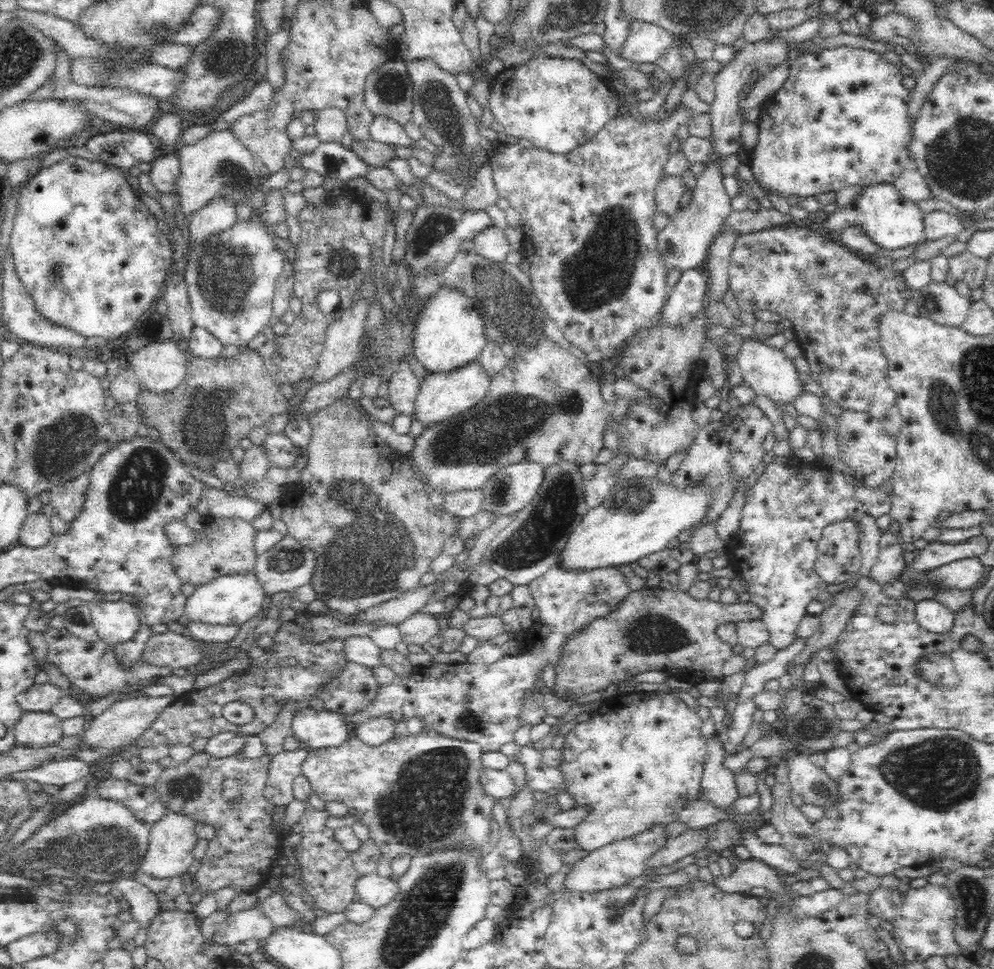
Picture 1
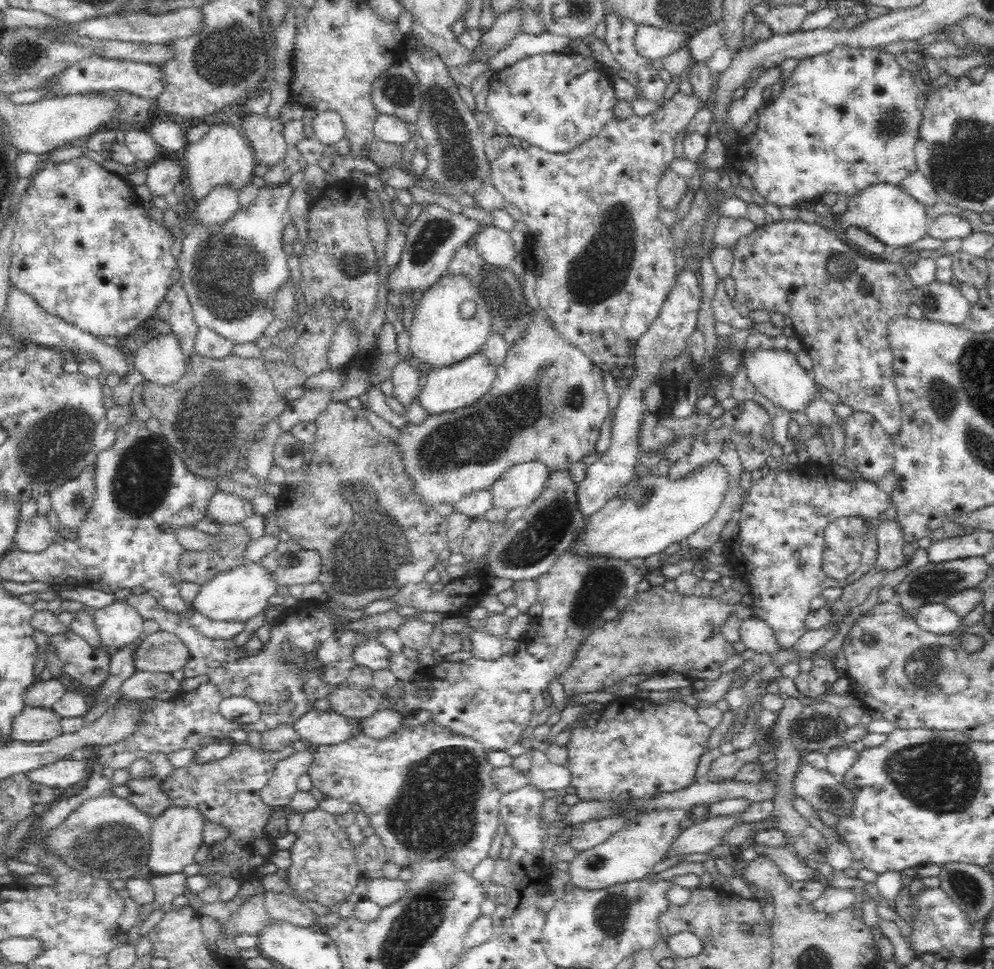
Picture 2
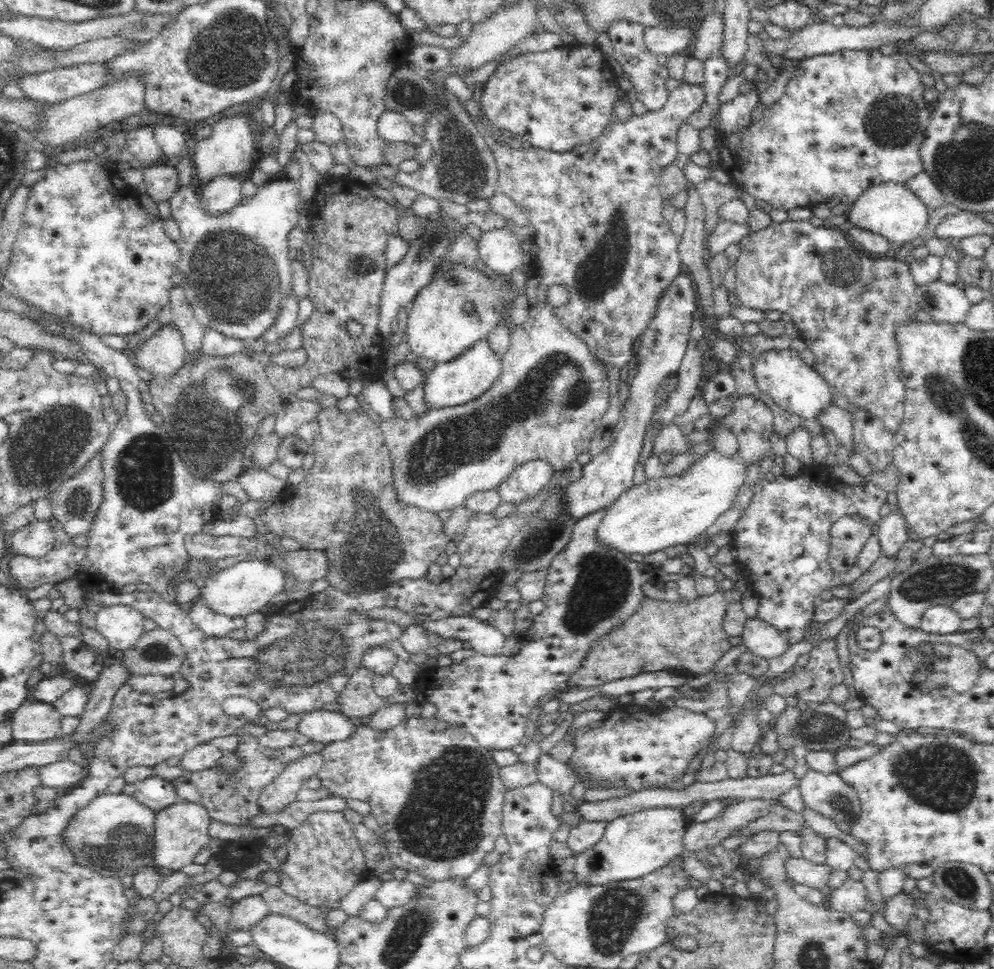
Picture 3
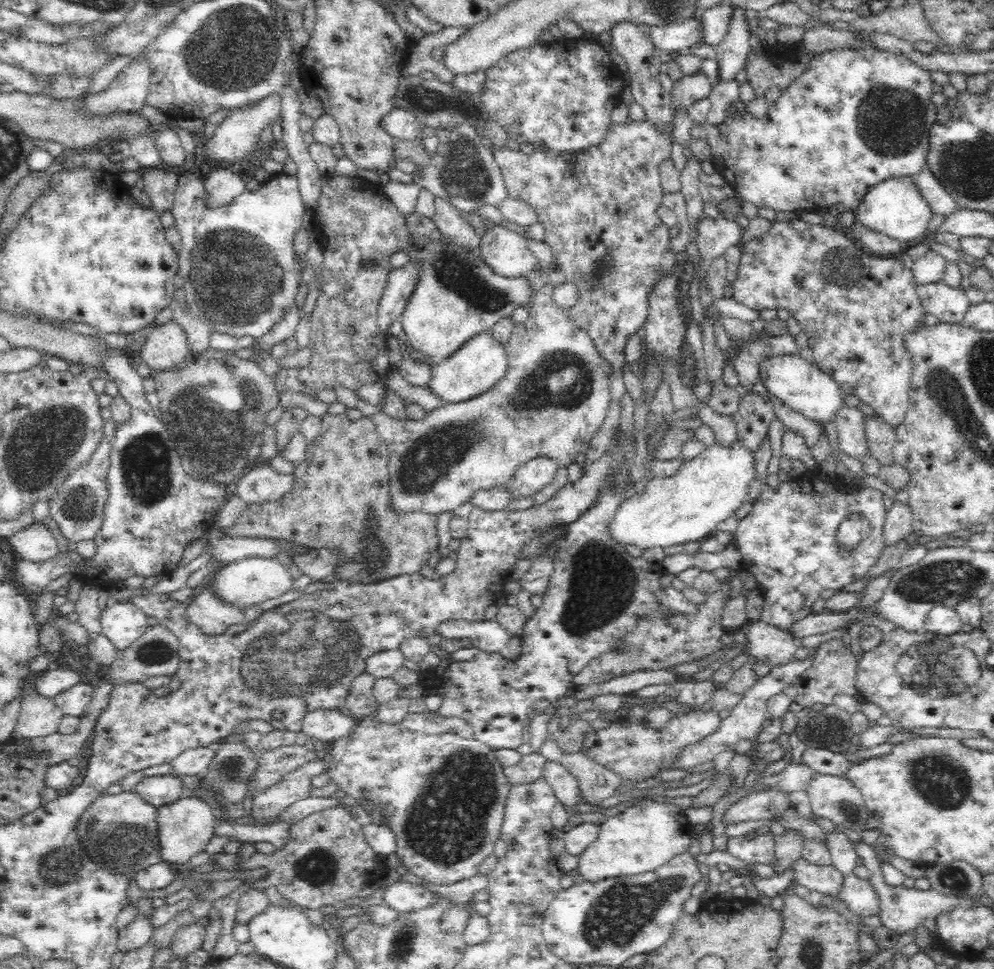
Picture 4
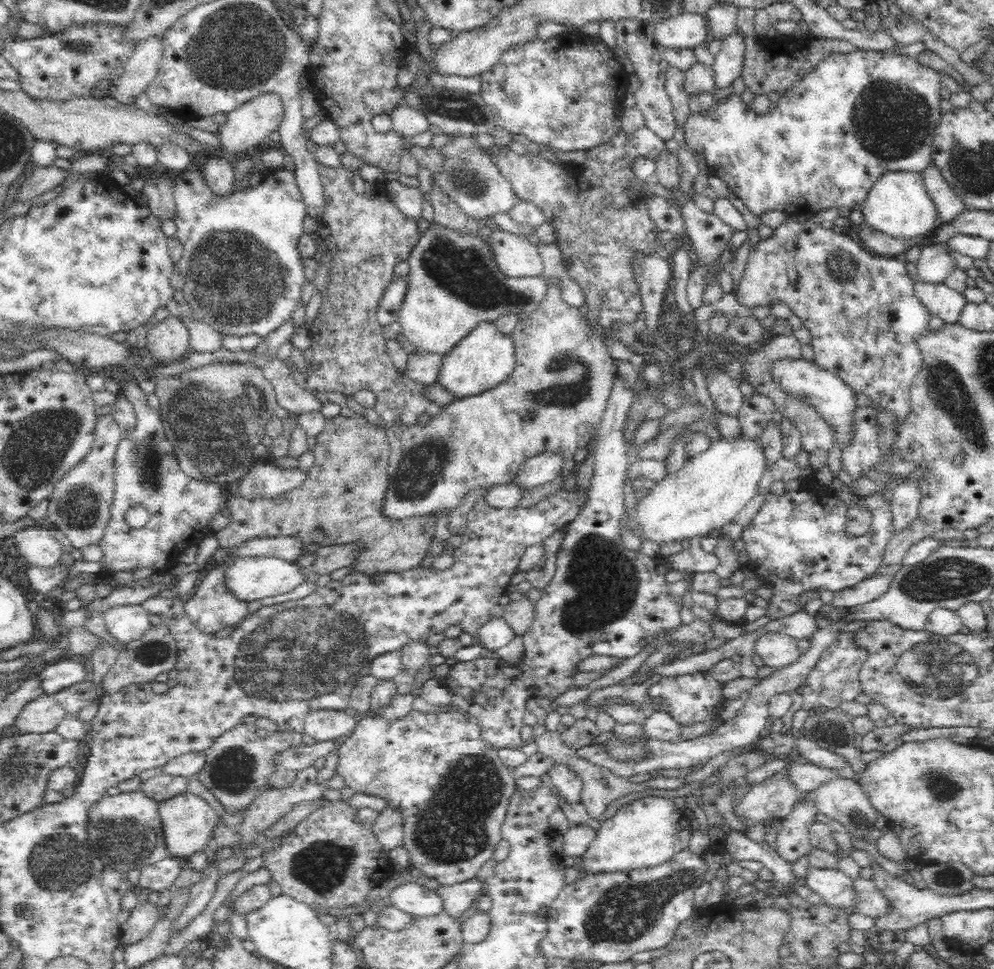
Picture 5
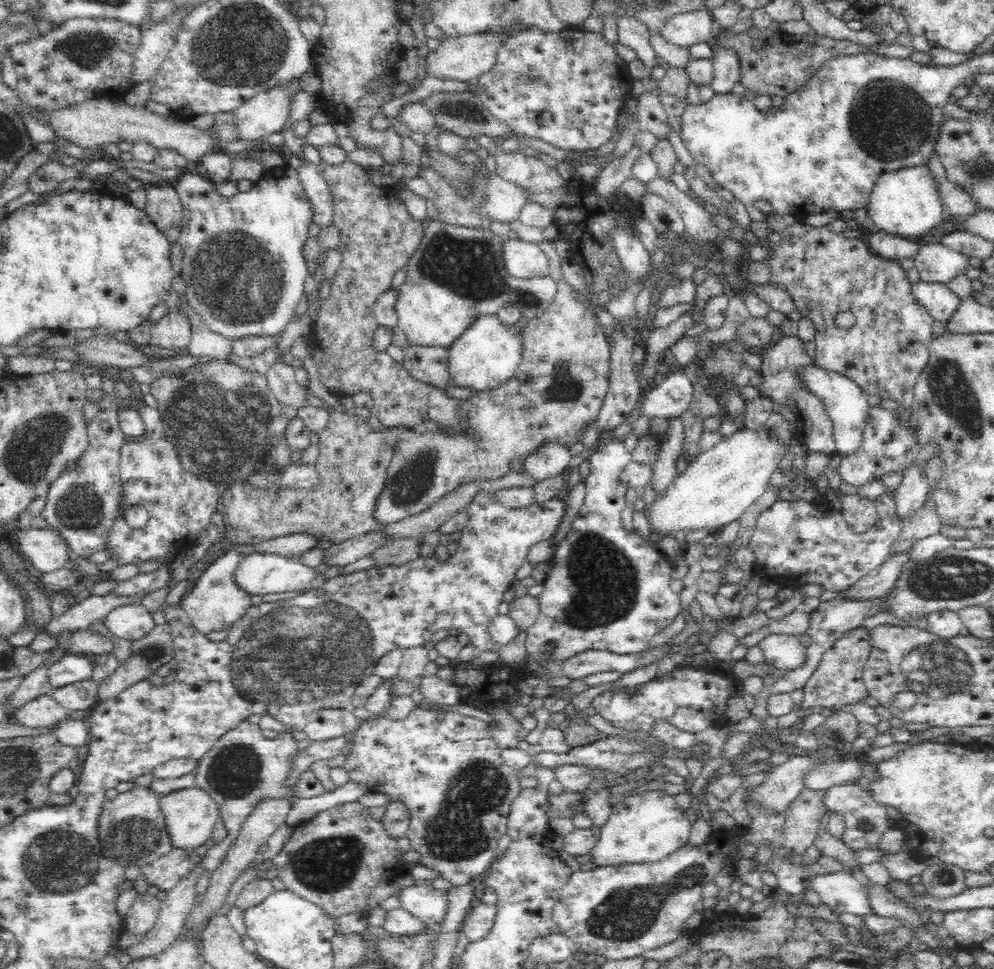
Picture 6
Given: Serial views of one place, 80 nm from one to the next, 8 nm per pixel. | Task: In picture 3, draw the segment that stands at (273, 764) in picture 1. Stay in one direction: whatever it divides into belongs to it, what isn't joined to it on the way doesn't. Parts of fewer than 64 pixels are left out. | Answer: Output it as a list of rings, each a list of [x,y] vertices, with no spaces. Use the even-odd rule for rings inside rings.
[[[305,753],[290,762],[267,784],[260,793],[258,804],[264,813],[280,812],[296,800],[298,791],[318,772],[322,764],[321,753]]]

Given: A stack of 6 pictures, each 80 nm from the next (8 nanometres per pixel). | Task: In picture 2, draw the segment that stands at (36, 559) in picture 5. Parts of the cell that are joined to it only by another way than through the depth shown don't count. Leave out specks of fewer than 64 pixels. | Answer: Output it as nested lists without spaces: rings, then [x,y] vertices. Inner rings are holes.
[[[37,512],[26,522],[19,524],[14,541],[18,549],[28,552],[40,552],[52,542],[54,535],[47,515],[40,515]]]

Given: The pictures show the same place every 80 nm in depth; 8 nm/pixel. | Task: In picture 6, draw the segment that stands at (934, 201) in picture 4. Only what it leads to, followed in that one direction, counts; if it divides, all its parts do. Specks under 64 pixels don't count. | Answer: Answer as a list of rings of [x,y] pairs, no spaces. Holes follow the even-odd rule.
[[[936,153],[933,154],[926,166],[946,219],[963,218],[978,209],[978,206],[971,202],[965,192],[959,190],[948,180],[946,171],[940,164],[940,158]]]

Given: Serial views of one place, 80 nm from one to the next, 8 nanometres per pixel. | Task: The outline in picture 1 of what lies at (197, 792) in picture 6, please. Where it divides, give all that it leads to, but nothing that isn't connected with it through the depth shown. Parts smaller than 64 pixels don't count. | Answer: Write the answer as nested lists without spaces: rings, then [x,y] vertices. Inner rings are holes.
[[[166,811],[162,820],[158,820],[149,828],[149,844],[139,870],[160,881],[181,877],[191,870],[195,861],[192,852],[198,840],[194,835],[194,823],[196,822],[188,820],[185,816]]]

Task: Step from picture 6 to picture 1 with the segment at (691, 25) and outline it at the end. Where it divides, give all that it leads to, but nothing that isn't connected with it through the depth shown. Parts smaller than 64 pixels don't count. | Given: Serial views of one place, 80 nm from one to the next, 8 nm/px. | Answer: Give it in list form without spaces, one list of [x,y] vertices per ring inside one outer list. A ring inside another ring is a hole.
[[[631,18],[630,30],[617,55],[631,64],[654,64],[668,45],[681,40],[656,24]]]

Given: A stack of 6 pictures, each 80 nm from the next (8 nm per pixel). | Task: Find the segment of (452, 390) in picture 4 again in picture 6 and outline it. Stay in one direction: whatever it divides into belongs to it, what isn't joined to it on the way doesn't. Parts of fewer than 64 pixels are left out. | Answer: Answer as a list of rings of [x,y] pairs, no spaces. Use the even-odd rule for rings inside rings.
[[[497,315],[494,316],[480,316],[458,340],[454,340],[454,344],[448,350],[448,360],[446,360],[446,371],[448,371],[449,385],[460,386],[460,388],[468,388],[472,392],[480,393],[489,389],[497,388],[507,382],[510,377],[514,376],[522,360],[522,346],[521,338],[519,338],[520,327],[523,327],[529,317],[523,315],[519,322],[516,322],[514,328],[504,326],[498,319]]]

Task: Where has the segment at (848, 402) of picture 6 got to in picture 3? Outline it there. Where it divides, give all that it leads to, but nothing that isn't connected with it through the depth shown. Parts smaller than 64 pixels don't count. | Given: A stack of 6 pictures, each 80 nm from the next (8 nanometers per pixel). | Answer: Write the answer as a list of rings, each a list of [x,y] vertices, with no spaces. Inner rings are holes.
[[[770,350],[762,352],[751,368],[752,377],[755,384],[762,393],[766,394],[777,406],[798,415],[803,420],[816,418],[820,414],[820,409],[826,404],[833,403],[834,391],[824,383],[822,377],[800,359],[800,354],[796,351]]]

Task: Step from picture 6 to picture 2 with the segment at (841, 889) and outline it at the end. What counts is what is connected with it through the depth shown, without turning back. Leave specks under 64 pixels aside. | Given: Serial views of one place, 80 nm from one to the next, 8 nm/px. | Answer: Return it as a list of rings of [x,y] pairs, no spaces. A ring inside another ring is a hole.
[[[751,842],[750,848],[758,852],[758,857],[766,857],[772,861],[778,869],[786,876],[789,882],[811,881],[815,879],[818,870],[812,870],[802,859],[790,852],[786,846],[770,848],[756,842]]]

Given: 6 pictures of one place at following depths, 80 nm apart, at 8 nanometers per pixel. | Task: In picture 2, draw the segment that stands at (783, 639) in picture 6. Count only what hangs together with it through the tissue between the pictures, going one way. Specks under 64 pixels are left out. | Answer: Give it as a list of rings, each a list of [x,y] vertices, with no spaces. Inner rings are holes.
[[[750,617],[743,619],[739,624],[740,642],[746,648],[754,650],[756,653],[774,654],[778,652],[776,647],[776,637],[768,623],[759,618]]]

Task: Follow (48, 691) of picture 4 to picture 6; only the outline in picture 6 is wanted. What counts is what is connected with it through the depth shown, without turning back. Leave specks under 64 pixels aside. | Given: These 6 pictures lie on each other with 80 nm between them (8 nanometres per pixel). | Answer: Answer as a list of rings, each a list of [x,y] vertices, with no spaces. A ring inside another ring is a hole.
[[[66,653],[46,669],[51,690],[91,678],[92,662],[80,654]]]

